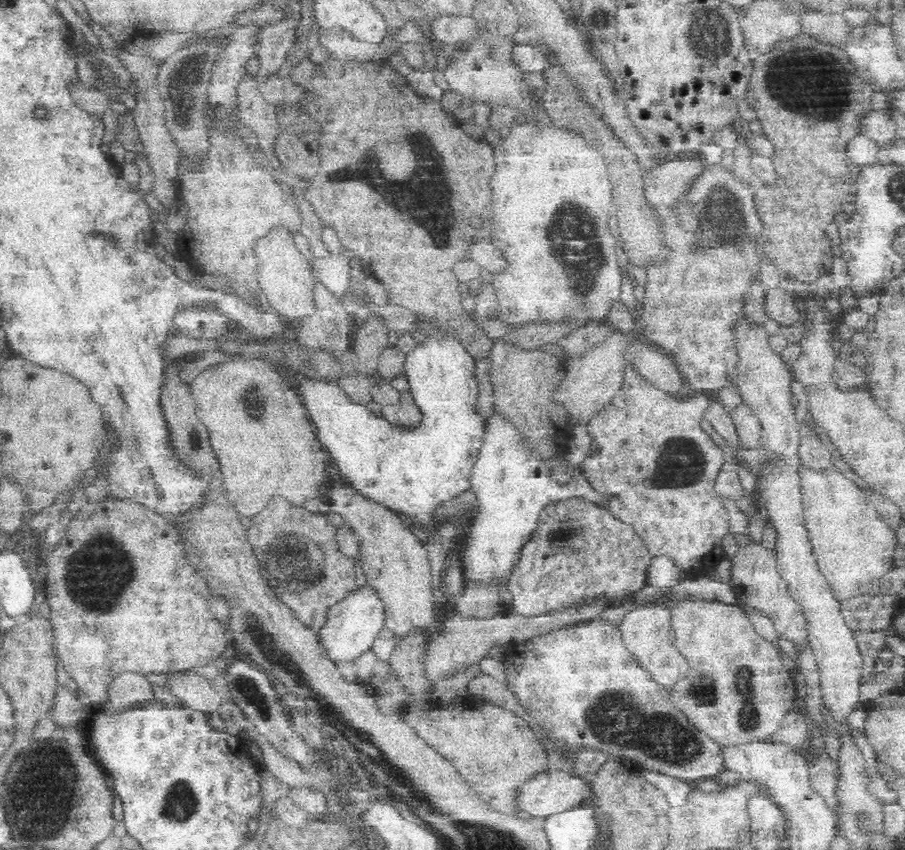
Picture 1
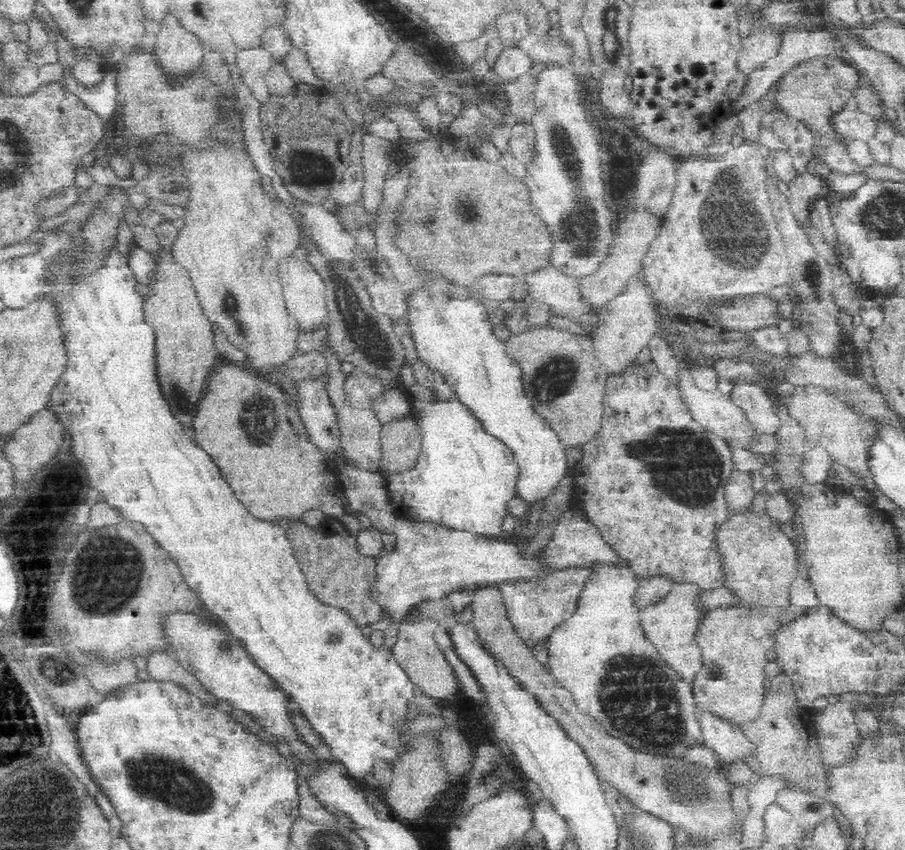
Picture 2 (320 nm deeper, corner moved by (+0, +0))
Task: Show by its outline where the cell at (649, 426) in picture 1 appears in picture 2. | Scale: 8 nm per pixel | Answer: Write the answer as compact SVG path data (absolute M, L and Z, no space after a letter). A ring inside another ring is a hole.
M654 361L648 364L630 365L622 374L606 374L606 384L604 385L603 396L603 420L601 427L597 433L597 439L589 441L582 446L584 456L573 469L573 480L575 481L575 500L580 508L586 510L588 519L594 523L601 532L603 539L617 552L620 557L630 561L630 568L635 573L637 580L646 577L664 577L671 579L675 584L679 583L696 583L702 590L714 590L724 585L724 561L720 555L720 547L718 547L718 530L720 526L726 523L730 514L726 507L725 492L722 490L724 484L730 480L732 471L734 470L732 462L732 447L728 440L718 436L714 438L714 434L710 434L712 438L708 438L707 431L701 424L695 422L686 405L681 401L674 382L670 380L663 372L660 372Z

